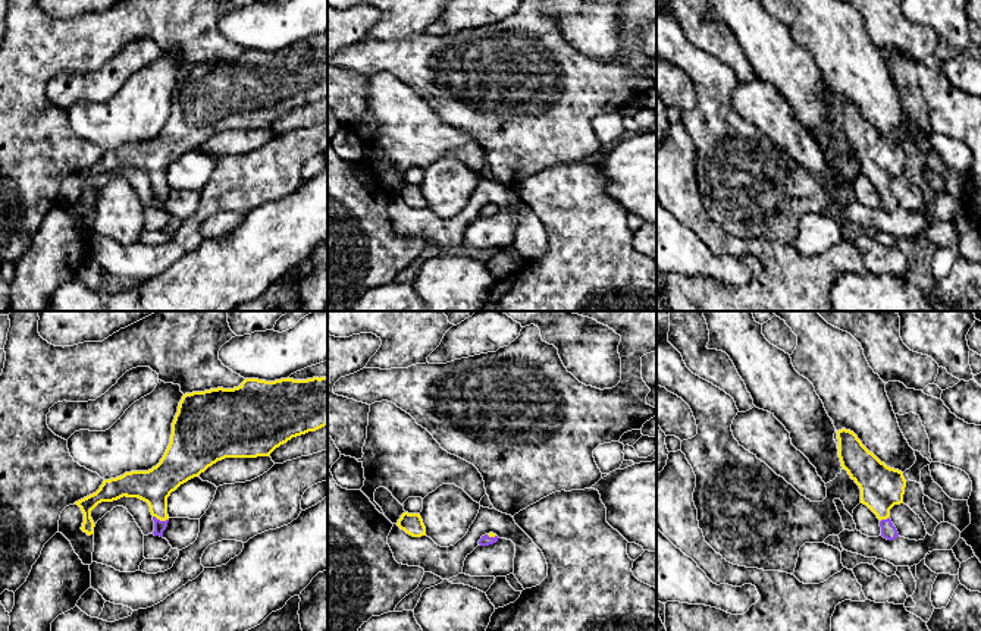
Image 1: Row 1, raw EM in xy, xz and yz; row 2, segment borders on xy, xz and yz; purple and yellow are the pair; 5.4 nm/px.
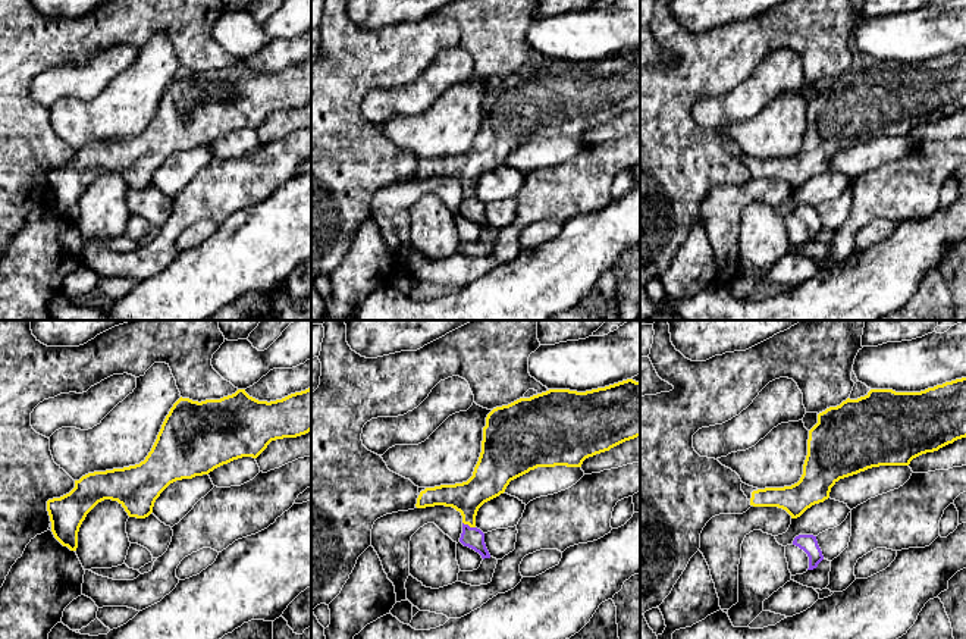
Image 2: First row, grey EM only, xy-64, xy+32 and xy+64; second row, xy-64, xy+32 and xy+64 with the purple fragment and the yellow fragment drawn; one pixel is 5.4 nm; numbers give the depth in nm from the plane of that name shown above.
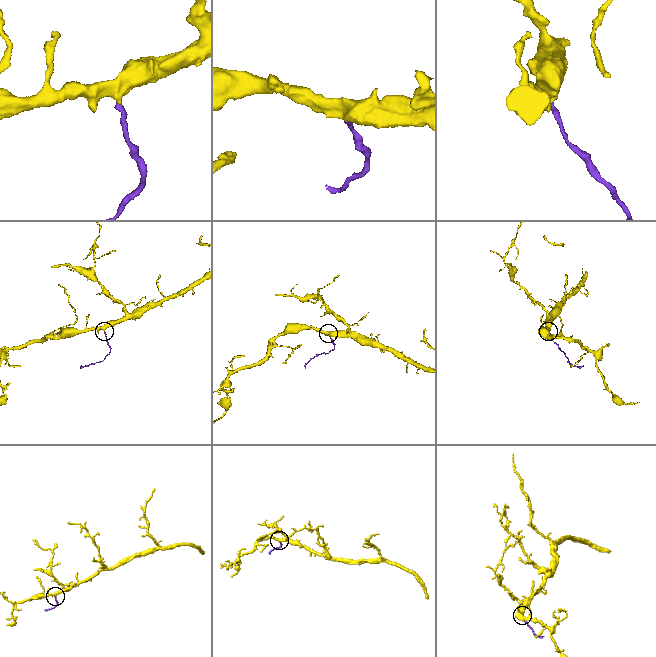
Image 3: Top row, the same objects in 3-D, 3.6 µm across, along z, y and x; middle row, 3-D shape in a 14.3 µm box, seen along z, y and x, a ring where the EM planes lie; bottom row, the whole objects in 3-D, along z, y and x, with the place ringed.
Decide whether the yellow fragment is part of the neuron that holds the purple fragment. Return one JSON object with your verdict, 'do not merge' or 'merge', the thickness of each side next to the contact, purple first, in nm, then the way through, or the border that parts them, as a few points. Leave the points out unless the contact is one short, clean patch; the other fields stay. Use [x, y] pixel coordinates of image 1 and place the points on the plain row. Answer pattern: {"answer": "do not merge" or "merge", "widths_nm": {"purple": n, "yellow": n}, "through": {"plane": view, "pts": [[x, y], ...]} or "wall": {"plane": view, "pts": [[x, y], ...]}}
{"answer": "merge", "widths_nm": {"purple": 60, "yellow": 190}, "through": {"plane": "xy", "pts": [[159, 197], [159, 191], [154, 157]]}}

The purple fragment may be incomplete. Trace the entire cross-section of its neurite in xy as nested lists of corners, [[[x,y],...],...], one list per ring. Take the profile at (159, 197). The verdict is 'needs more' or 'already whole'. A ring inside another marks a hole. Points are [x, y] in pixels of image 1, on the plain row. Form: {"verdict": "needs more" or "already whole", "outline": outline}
{"verdict": "needs more", "outline": [[[327,48],[307,51],[280,50],[266,53],[245,50],[234,60],[210,60],[185,65],[172,94],[170,114],[160,134],[148,142],[131,142],[104,151],[100,160],[75,173],[84,185],[81,201],[94,205],[91,182],[101,173],[123,167],[138,169],[148,175],[154,192],[154,207],[163,208],[167,198],[167,169],[181,156],[198,148],[209,138],[225,129],[257,129],[270,125],[292,109],[327,97]]]}

